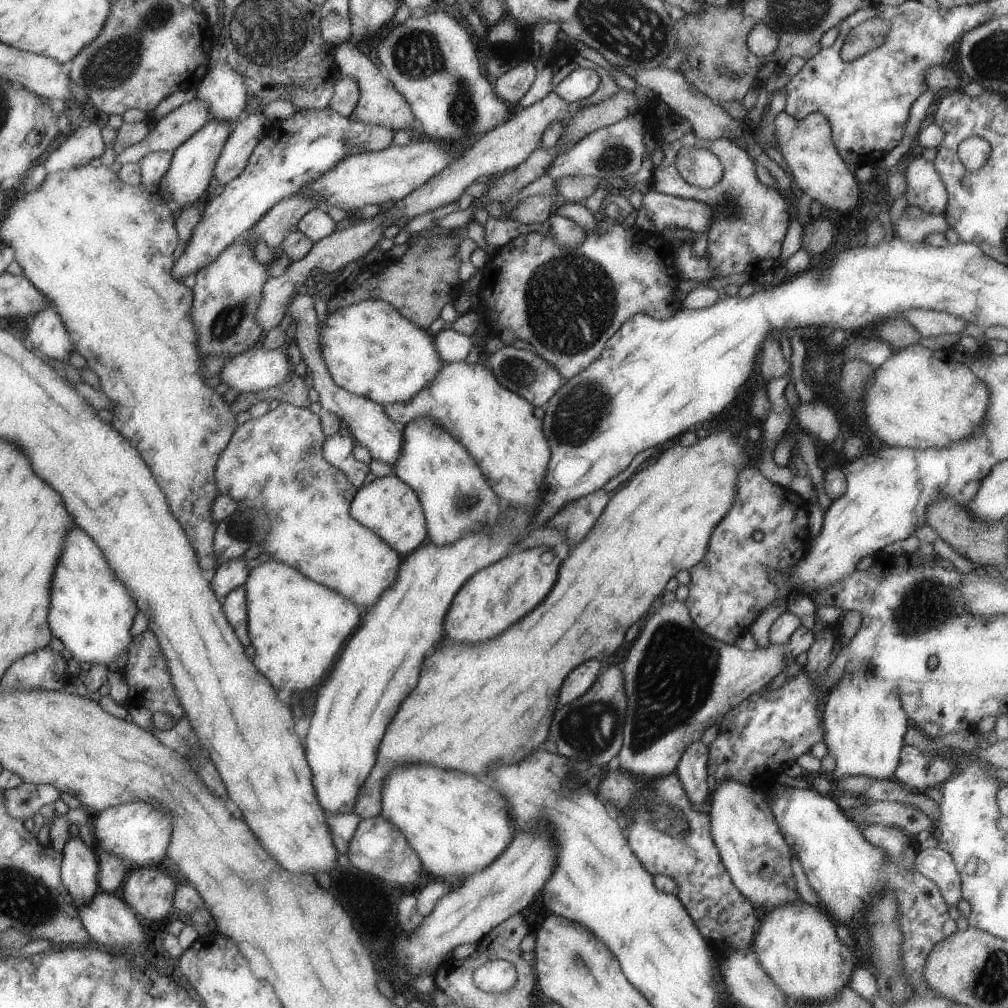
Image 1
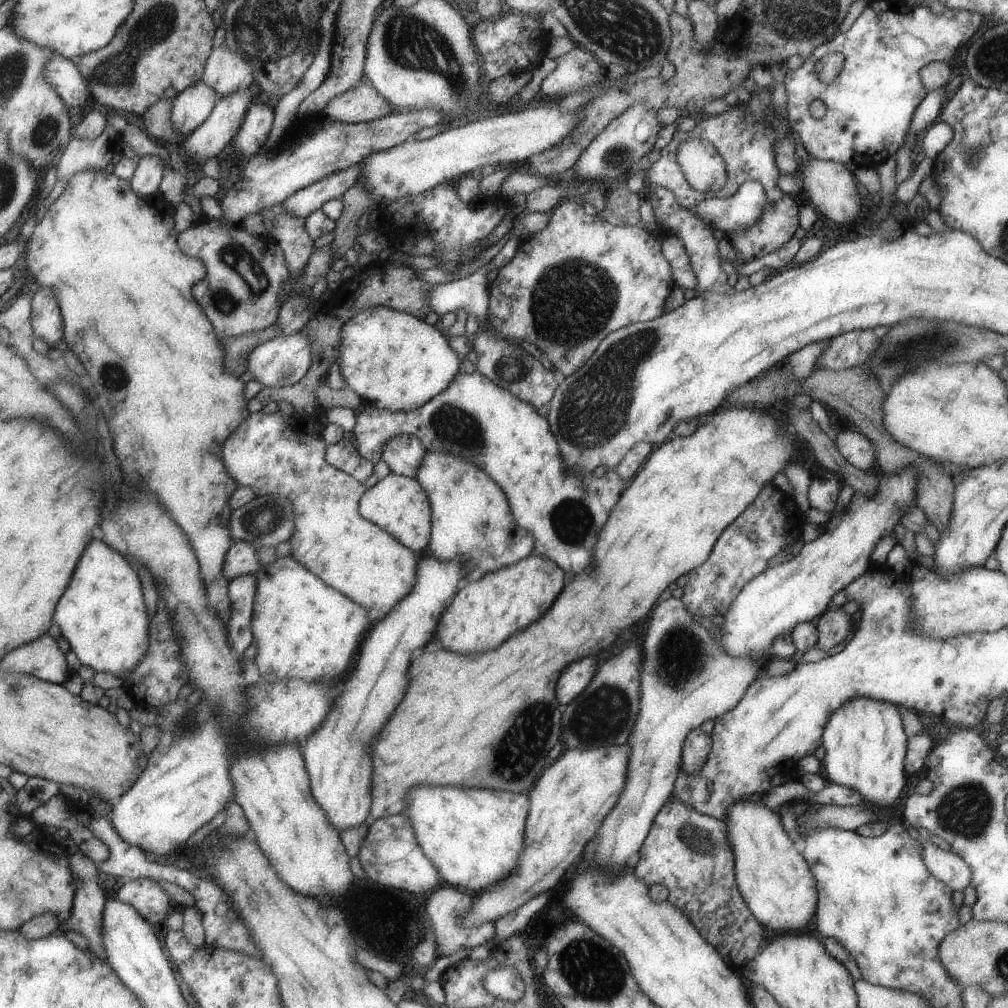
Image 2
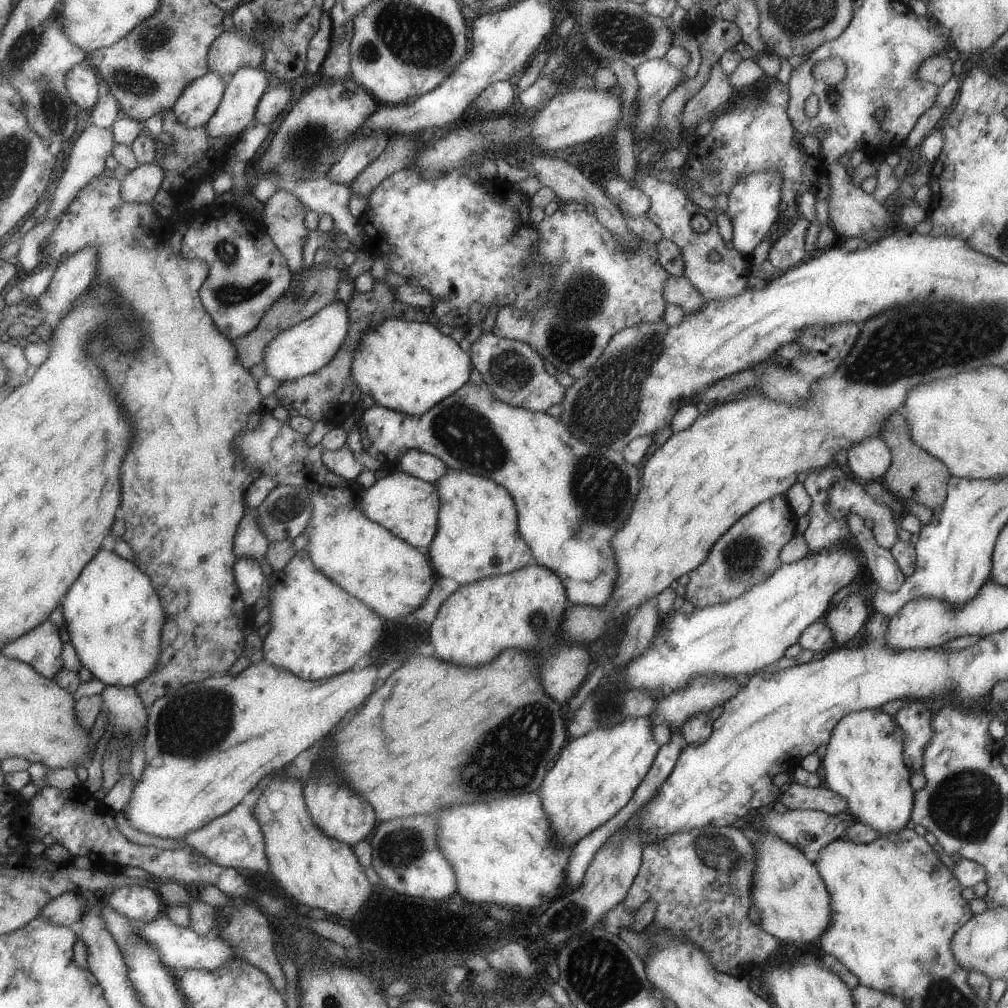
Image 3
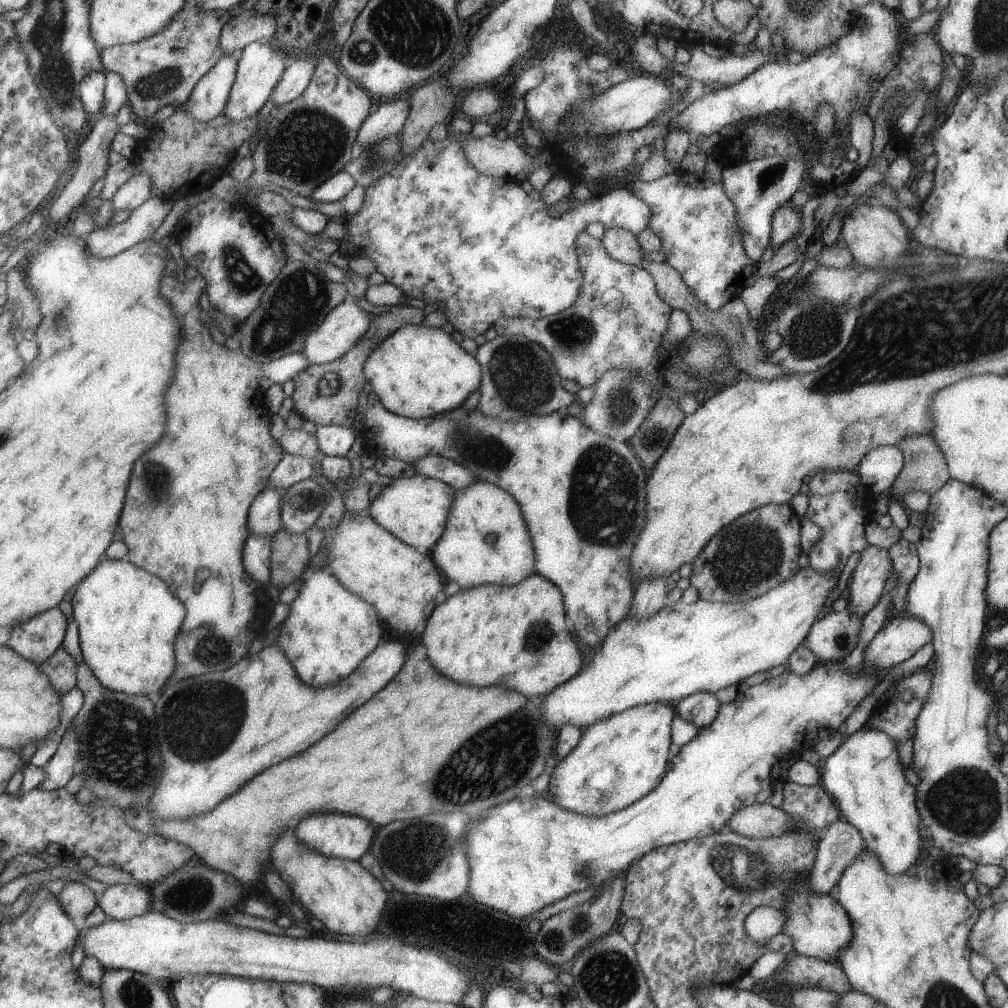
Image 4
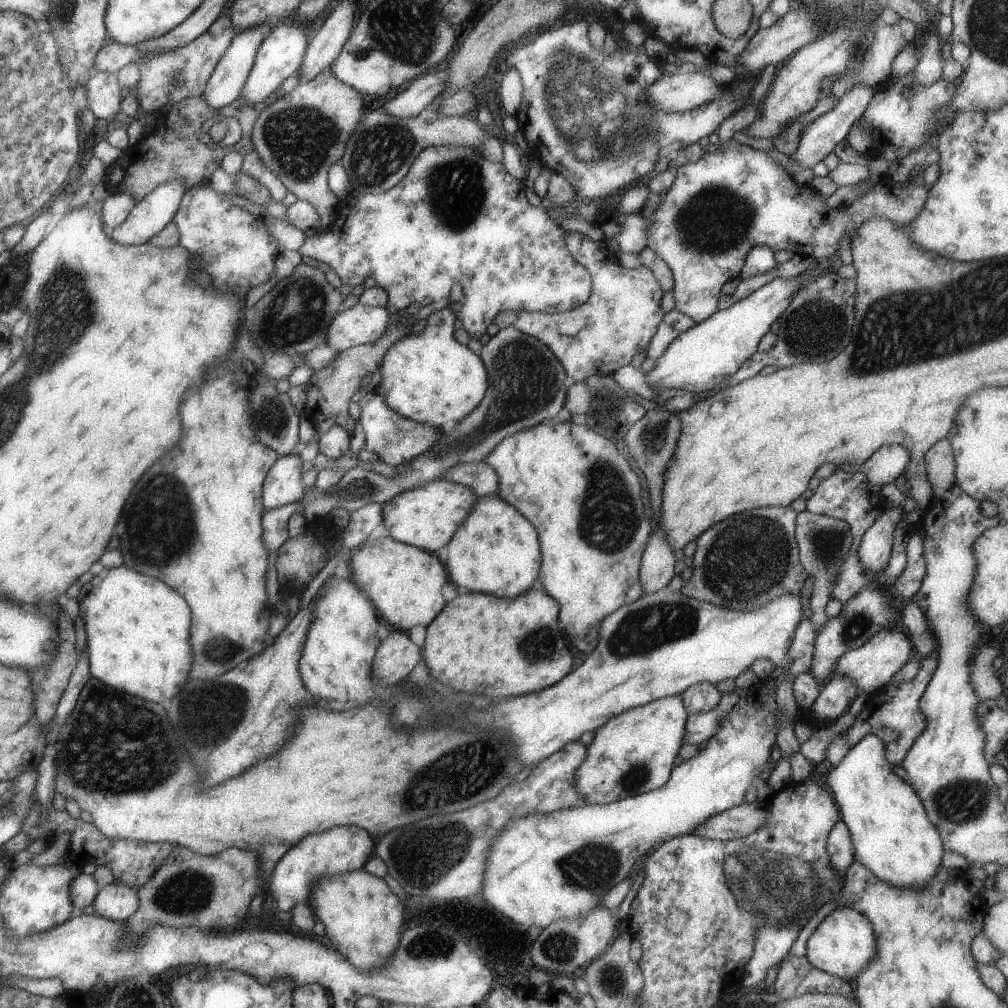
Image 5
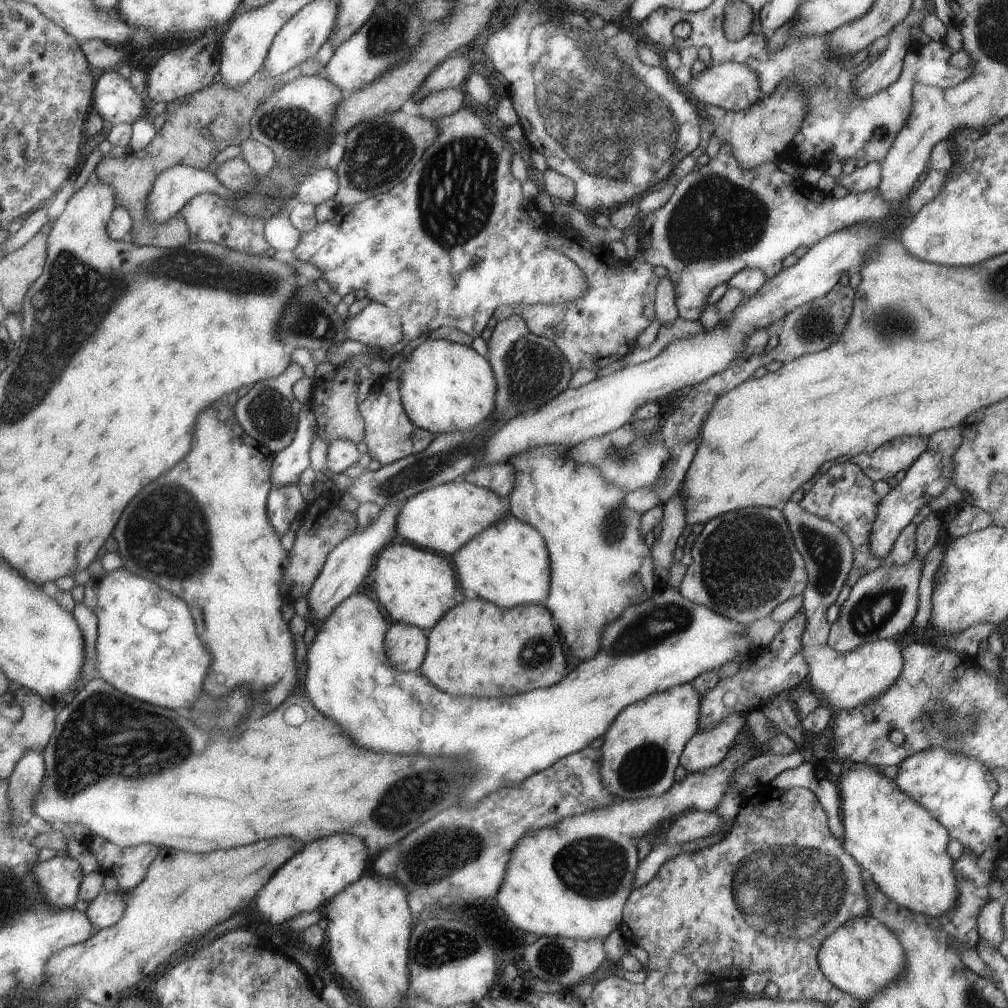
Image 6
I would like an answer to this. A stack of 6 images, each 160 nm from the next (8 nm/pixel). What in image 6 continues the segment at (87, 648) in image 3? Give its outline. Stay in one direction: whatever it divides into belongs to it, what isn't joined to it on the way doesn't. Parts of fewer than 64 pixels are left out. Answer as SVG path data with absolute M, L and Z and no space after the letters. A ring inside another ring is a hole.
M122 566L102 576L89 577L84 584L84 605L96 616L96 665L99 678L121 694L151 702L163 708L189 708L200 696L211 662L209 651L195 632L194 620L183 599L169 594L157 584L131 574Z

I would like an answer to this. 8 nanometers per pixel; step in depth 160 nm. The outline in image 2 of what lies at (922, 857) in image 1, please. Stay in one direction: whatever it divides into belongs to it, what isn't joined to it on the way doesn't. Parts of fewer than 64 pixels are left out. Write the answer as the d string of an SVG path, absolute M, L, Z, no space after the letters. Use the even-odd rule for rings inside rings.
M917 837L923 846L925 868L951 890L963 891L971 882L971 868L957 854L937 848L929 840Z

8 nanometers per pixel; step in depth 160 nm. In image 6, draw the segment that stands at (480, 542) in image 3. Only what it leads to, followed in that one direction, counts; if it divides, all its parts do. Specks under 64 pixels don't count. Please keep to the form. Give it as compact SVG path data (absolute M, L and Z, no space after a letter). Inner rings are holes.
M511 514L480 530L457 548L451 555L451 563L457 569L461 588L475 592L499 608L540 603L548 594L549 561L543 537L536 528Z

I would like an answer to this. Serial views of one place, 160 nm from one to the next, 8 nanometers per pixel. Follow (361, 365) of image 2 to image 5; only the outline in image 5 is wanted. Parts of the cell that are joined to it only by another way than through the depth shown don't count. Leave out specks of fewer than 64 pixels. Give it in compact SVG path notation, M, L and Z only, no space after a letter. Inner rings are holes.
M449 307L437 309L429 314L424 330L419 334L403 336L383 354L383 358L376 365L375 381L381 384L383 400L393 412L419 424L429 424L433 428L441 429L445 422L458 423L463 420L481 402L487 389L487 372L482 359L453 338L455 320L455 312Z

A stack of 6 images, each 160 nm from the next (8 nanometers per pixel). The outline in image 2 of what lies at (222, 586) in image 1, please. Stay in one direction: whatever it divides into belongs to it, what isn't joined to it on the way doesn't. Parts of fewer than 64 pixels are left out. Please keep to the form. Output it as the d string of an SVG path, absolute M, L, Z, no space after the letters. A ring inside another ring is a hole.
M233 541L223 560L223 576L227 581L239 574L253 574L261 568L255 546L249 542Z

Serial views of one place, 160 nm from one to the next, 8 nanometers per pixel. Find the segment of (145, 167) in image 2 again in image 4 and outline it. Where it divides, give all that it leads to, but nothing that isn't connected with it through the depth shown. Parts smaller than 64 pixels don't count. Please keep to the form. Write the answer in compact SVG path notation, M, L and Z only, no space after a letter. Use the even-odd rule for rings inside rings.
M141 172L135 176L131 175L110 199L113 212L134 210L139 204L152 197L150 189L151 178L147 174Z

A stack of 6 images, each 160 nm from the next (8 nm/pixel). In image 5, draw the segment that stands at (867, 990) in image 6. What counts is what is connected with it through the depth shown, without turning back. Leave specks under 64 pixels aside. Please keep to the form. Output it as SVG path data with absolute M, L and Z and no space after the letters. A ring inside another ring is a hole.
M838 907L817 924L805 942L805 950L805 958L811 966L852 984L857 974L875 956L875 932L871 922L863 914L846 907Z

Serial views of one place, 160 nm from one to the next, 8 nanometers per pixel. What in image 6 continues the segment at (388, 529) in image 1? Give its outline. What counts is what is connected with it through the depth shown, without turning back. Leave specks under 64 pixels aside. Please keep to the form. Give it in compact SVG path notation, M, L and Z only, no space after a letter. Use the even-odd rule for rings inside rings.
M457 478L422 490L404 501L395 517L395 532L415 546L449 558L480 530L495 525L501 517L507 515L500 499L490 490Z

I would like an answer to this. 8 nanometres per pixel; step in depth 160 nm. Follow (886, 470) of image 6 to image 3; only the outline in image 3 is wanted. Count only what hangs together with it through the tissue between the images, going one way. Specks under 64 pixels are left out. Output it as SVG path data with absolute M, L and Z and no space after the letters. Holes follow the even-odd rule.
M873 436L853 443L846 450L846 460L846 471L864 484L868 480L881 480L891 462L891 455L883 440L879 436Z

